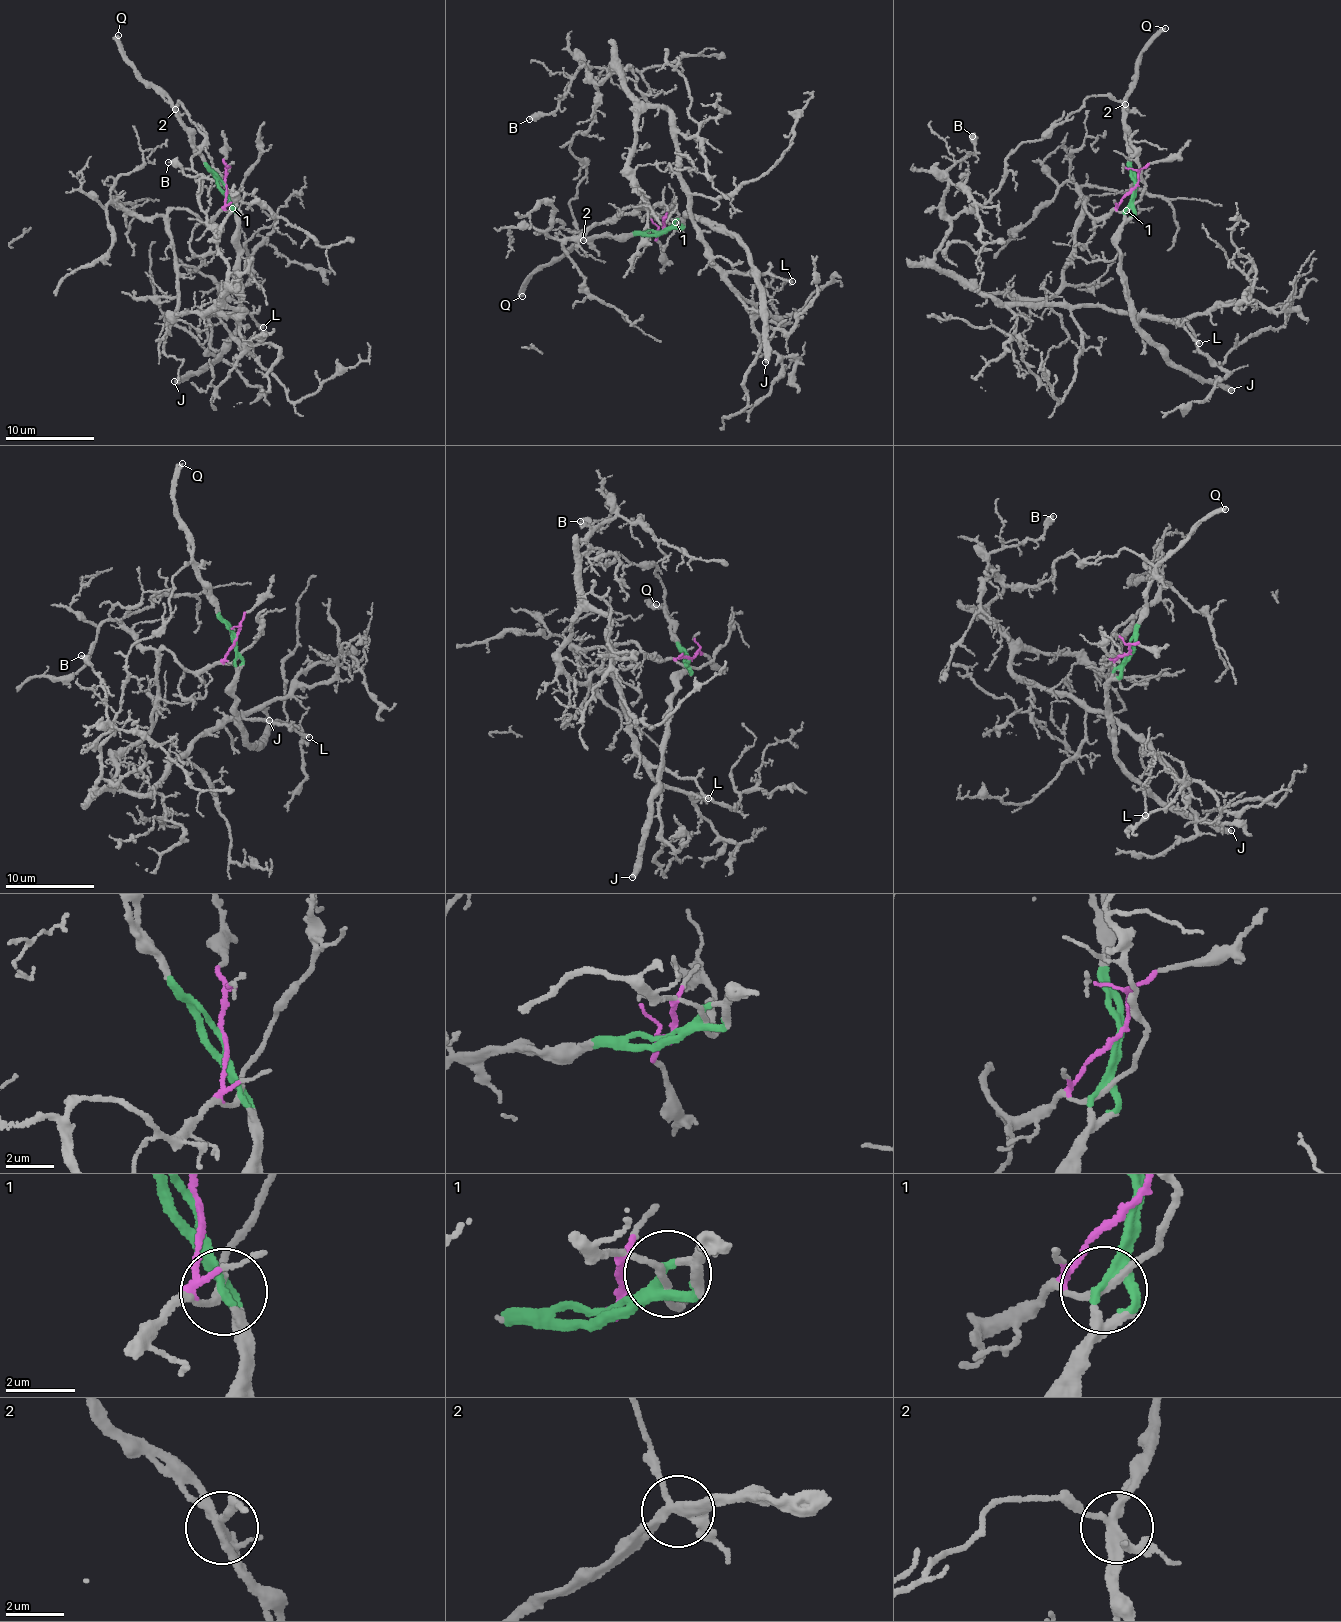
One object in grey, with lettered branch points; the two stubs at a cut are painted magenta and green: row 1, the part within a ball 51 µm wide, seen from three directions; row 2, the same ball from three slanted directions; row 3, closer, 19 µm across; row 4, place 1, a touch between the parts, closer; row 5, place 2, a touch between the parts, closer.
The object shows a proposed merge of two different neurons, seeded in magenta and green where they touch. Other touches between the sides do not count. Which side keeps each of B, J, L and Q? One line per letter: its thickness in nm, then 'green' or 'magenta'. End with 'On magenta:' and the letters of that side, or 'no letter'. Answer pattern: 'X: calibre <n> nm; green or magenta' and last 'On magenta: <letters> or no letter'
B: calibre 440 nm; magenta
J: calibre 420 nm; green
L: calibre 240 nm; magenta
Q: calibre 260 nm; green
On magenta: B, L

